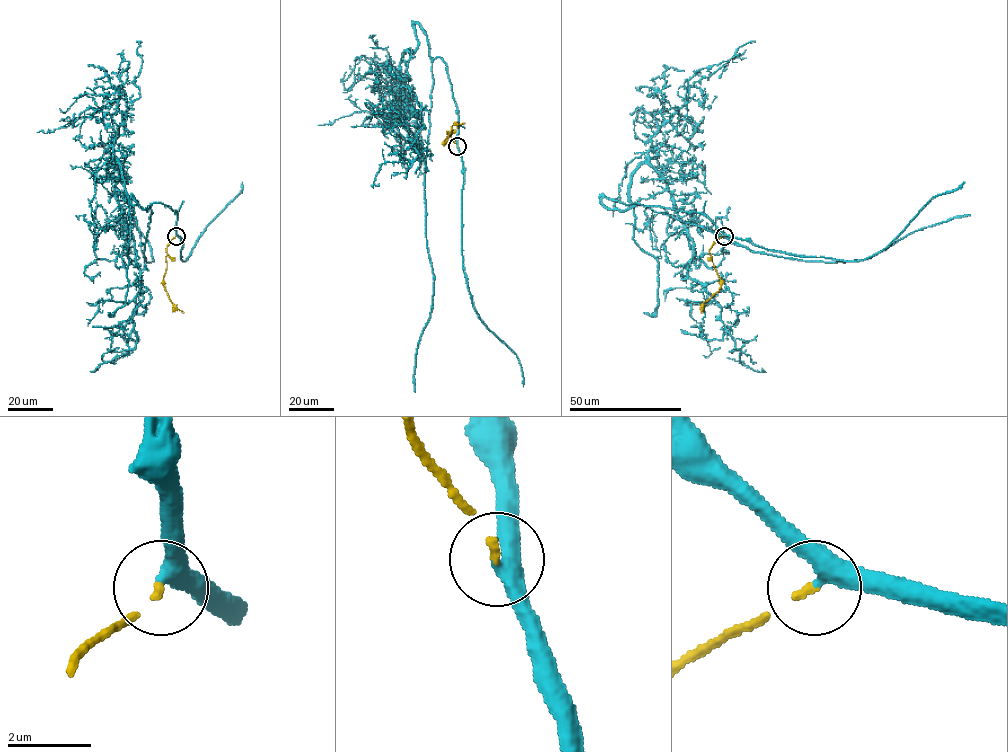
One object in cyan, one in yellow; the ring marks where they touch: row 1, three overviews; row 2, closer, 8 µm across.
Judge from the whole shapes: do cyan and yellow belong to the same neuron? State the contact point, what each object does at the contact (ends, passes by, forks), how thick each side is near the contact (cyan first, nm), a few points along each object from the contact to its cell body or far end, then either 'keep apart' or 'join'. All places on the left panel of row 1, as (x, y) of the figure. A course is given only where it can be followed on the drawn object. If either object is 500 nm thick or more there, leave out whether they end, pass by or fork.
at (176, 236); cyan passes by; yellow ends there; 320 nm thick on the cyan side, 150 nm on the other; cyan runs (176, 235), (176, 212), (134, 205), (119, 163), (137, 339), (96, 368); yellow runs (176, 235), (167, 246), (164, 287), (172, 302), (183, 313); join

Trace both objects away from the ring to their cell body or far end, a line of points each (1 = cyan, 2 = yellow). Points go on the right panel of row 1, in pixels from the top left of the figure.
1: (724, 235), (601, 198), (629, 205), (632, 173), (656, 171), (688, 275), (761, 368)
2: (724, 235), (709, 251), (720, 287), (703, 302), (700, 313)

